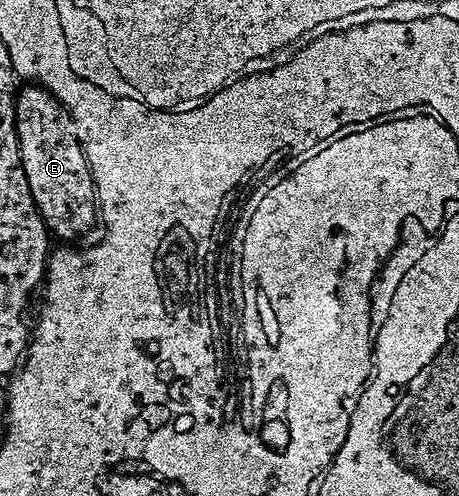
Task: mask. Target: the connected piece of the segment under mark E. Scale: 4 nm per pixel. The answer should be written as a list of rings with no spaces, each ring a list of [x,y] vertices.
[[[28,84],[16,96],[16,135],[22,168],[45,226],[55,237],[57,234],[61,238],[61,243],[75,243],[75,238],[82,237],[98,222],[96,185],[80,146],[76,121],[49,90]]]

